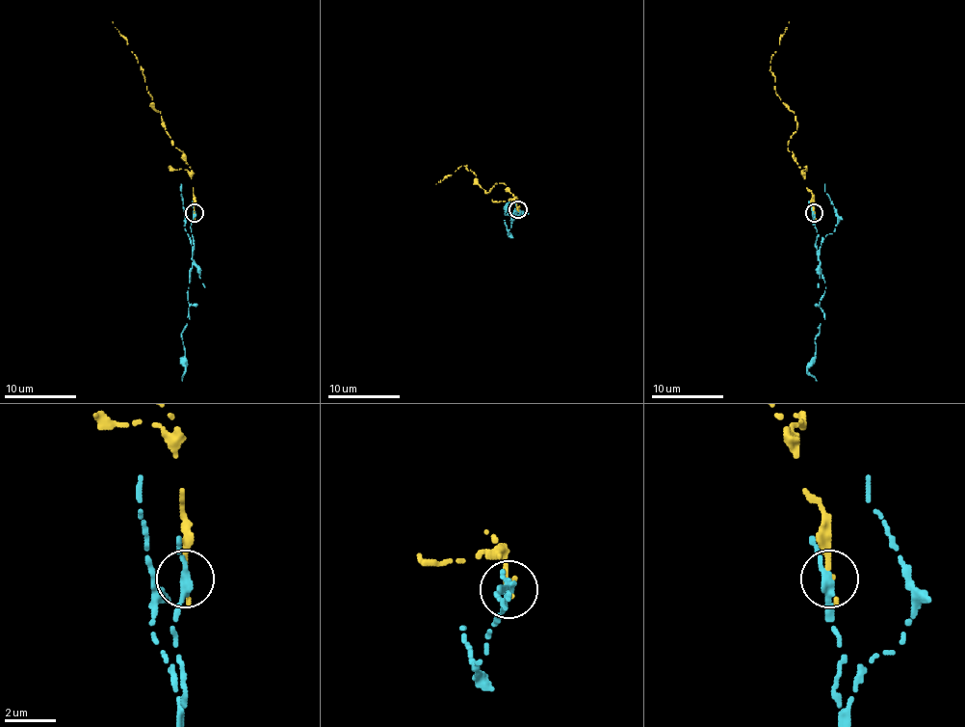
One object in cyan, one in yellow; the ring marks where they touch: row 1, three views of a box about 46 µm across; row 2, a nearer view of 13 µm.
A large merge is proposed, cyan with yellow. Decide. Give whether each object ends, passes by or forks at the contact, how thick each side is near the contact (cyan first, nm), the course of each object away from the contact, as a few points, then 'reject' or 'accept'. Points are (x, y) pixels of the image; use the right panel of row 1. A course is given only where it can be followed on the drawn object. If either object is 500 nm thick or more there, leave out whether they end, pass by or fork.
cyan passes by; yellow ends; calibres 280 and 190 nm; course cyan (813, 213), (815, 248), (826, 287), (819, 302), (824, 318), (817, 335), (815, 362), (808, 369), (817, 380); course yellow (815, 213), (813, 195), (788, 148), (797, 130), (795, 116), (775, 92), (769, 67), (788, 21); reject

